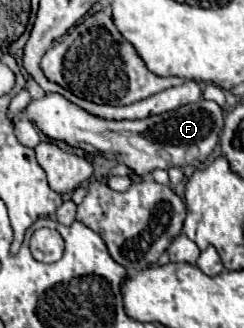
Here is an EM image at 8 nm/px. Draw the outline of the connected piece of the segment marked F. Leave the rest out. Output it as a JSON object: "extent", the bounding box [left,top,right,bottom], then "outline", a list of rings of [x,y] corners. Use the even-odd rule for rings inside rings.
{"extent":[26,95,224,175],"outline":[[[44,95],[42,99],[30,101],[26,115],[40,131],[44,131],[46,137],[80,147],[88,153],[100,153],[106,159],[128,165],[138,175],[148,175],[152,169],[202,163],[216,147],[224,127],[222,109],[214,101],[206,99],[138,121],[106,121],[86,113],[60,95]]]}

